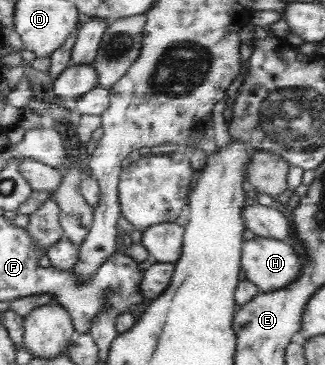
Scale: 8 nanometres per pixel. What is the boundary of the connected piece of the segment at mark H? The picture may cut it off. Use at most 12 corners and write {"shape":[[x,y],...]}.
{"shape":[[243,240],[240,269],[261,293],[297,281],[288,242]]}

